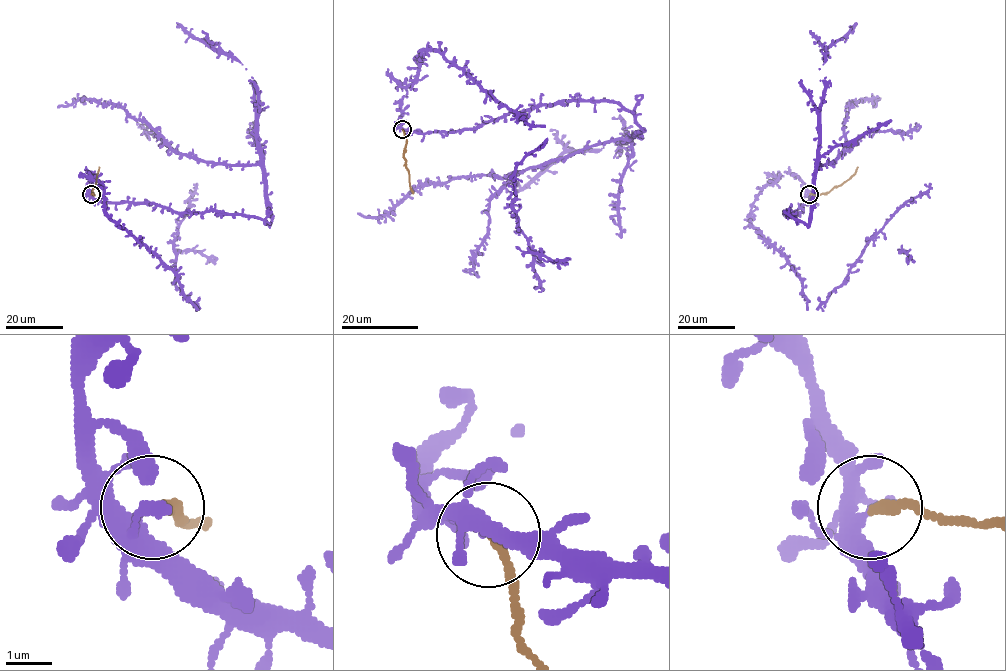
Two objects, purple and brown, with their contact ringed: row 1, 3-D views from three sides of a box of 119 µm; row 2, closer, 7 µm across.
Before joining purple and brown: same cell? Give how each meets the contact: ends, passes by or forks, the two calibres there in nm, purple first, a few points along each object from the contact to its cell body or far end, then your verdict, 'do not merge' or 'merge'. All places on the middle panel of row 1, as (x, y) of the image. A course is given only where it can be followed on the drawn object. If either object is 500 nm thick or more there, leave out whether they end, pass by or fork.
purple forks; brown ends; calibres 220 and 170 nm; course purple (402, 129), (474, 129), (565, 100), (620, 103), (641, 127), (503, 177), (421, 184), (386, 214), (358, 213); course brown (402, 129), (407, 141), (404, 154), (409, 188), (413, 193); do not merge

